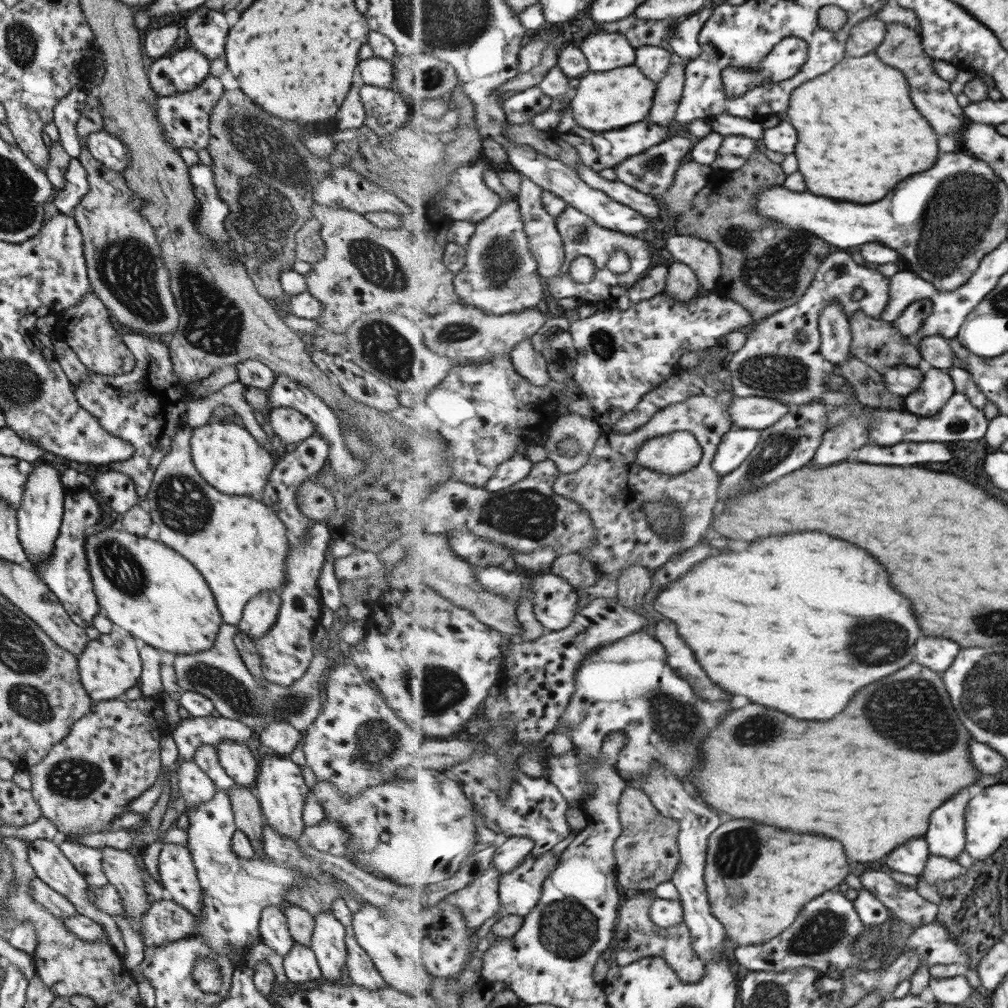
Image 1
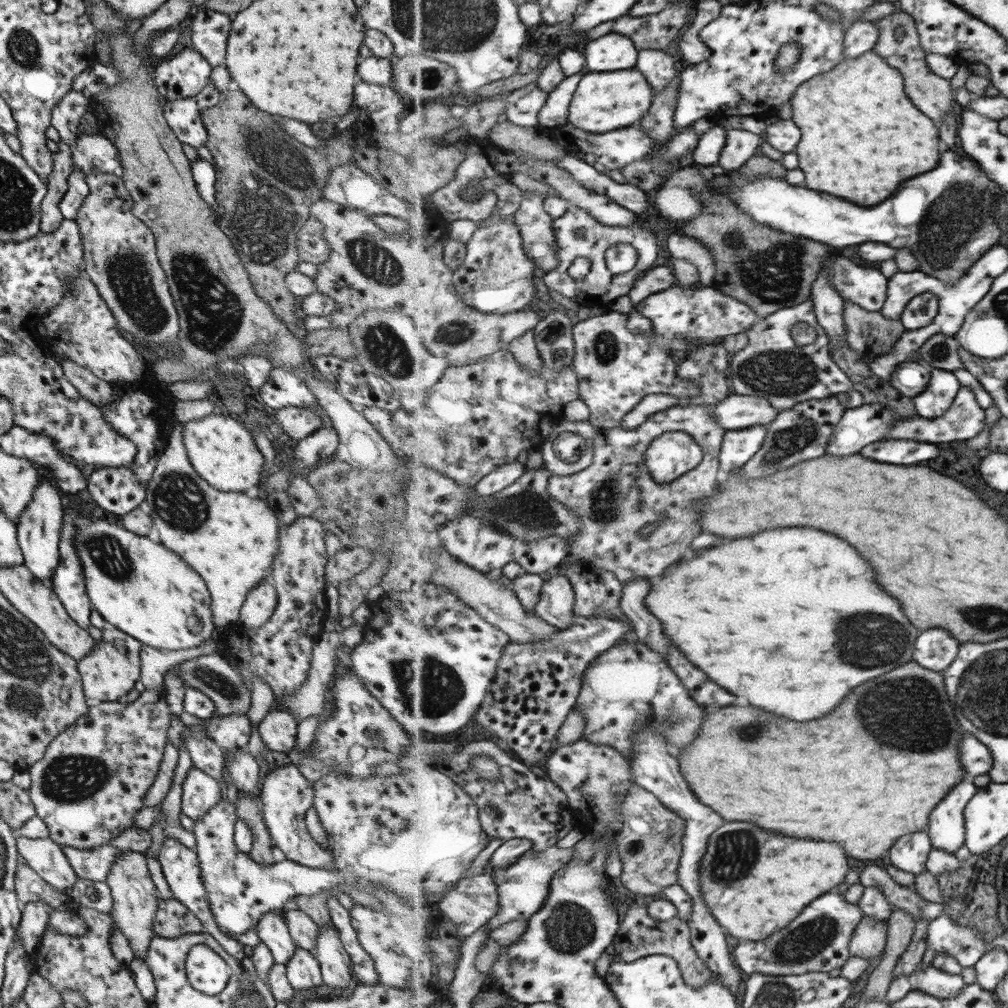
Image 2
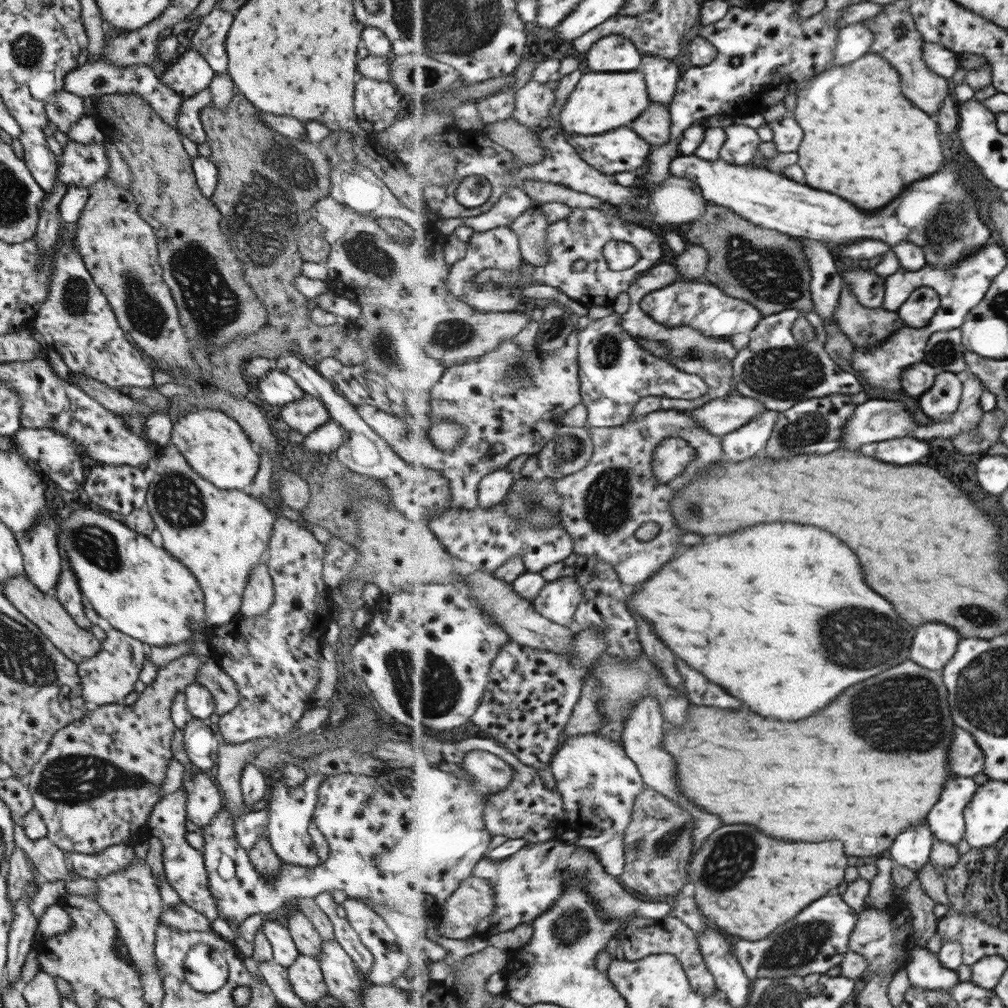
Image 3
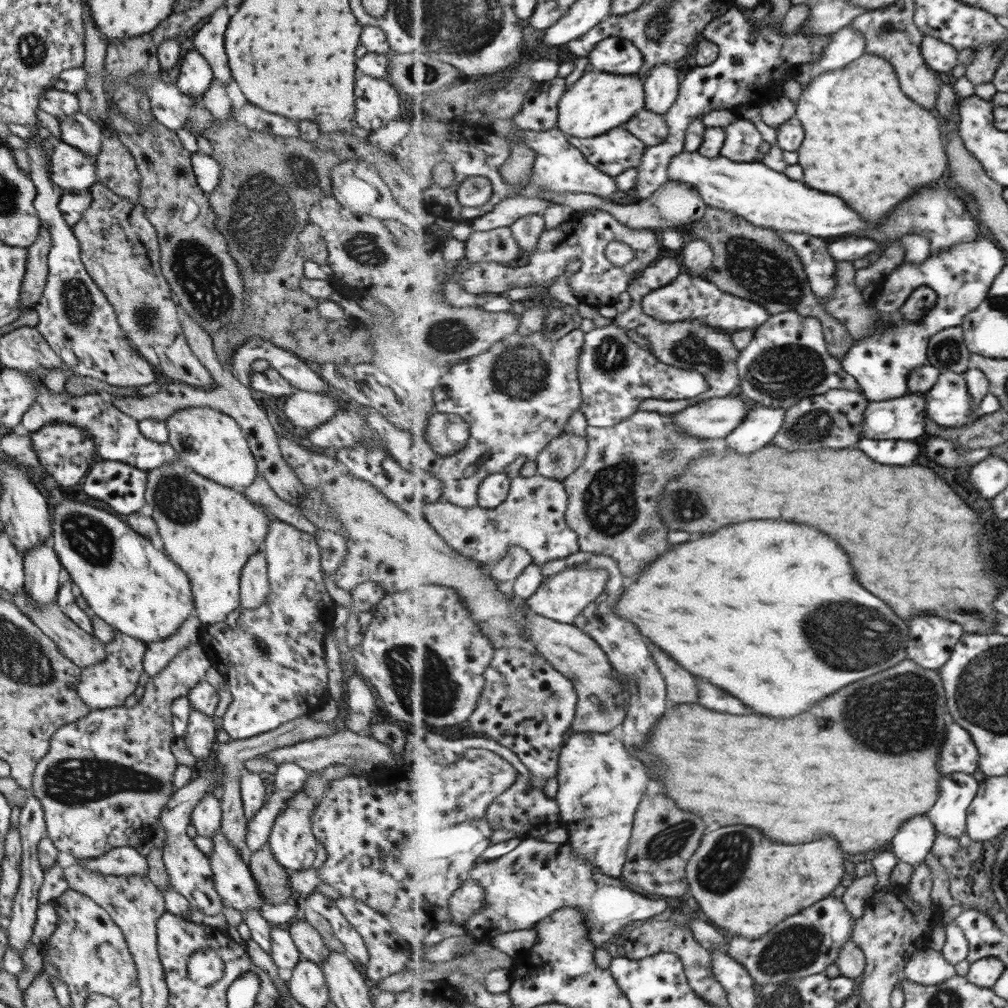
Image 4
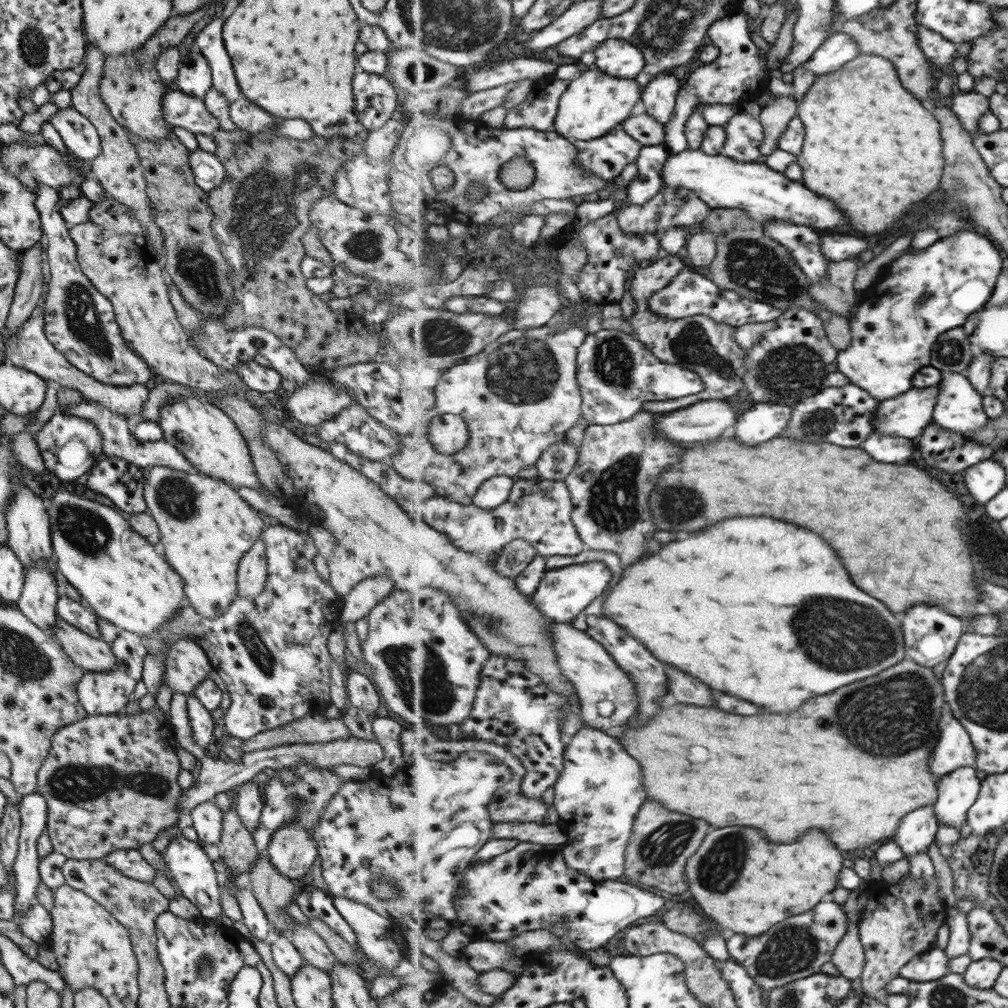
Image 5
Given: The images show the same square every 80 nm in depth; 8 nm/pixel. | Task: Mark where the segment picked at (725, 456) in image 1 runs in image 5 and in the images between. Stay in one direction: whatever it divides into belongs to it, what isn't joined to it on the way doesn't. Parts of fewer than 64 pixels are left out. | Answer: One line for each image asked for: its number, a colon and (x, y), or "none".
2: (740, 446)
3: (750, 440)
4: (760, 427)
5: (763, 421)

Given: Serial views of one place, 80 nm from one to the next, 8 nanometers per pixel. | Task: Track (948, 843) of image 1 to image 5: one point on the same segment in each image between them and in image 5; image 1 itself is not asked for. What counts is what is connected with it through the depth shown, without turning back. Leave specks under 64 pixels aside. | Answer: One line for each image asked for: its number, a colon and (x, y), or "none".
2: (947, 829)
3: (947, 821)
4: (958, 791)
5: (959, 791)

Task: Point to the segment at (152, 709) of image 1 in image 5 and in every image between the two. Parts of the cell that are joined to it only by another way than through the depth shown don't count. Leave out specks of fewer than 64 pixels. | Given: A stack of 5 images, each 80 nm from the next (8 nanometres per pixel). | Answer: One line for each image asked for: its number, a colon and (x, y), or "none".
2: (89, 785)
3: (96, 783)
4: (105, 778)
5: (109, 782)

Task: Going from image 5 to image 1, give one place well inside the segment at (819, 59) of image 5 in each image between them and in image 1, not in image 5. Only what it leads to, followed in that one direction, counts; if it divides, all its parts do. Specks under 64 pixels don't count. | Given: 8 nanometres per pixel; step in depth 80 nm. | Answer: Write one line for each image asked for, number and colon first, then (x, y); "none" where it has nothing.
1: (867, 36)
2: (863, 36)
3: (855, 40)
4: (847, 45)

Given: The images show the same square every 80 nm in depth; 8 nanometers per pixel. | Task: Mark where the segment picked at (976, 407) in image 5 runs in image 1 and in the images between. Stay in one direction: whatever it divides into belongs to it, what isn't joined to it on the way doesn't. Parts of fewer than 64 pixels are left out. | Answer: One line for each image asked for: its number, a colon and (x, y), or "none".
1: (937, 388)
2: (936, 400)
3: (941, 401)
4: (949, 403)

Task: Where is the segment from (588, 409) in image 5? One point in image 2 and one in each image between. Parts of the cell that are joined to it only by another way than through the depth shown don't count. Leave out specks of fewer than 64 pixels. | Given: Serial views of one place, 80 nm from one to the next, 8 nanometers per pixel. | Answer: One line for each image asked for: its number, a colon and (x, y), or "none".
2: (617, 367)
3: (616, 372)
4: (616, 375)

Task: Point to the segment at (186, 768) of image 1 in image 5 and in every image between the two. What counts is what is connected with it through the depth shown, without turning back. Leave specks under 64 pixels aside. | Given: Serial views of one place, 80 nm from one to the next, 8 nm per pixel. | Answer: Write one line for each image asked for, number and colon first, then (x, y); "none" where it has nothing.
2: (200, 792)
3: (203, 800)
4: (205, 817)
5: (206, 819)

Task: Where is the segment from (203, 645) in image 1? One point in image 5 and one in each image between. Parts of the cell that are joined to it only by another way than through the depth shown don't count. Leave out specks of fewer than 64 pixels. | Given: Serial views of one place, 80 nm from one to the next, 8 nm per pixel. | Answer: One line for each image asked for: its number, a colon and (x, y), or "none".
2: (143, 590)
3: (141, 591)
4: (131, 586)
5: (123, 580)

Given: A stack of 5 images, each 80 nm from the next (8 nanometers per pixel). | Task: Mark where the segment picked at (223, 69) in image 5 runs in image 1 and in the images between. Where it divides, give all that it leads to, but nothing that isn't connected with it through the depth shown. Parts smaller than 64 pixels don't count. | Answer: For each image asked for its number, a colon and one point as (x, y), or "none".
1: (206, 29)
2: (208, 28)
3: (207, 41)
4: (208, 41)

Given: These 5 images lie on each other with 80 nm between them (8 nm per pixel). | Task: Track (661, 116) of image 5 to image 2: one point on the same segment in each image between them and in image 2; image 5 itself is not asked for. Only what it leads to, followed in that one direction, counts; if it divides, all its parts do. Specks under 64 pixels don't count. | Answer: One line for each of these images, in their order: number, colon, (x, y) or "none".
2: (659, 67)
3: (663, 75)
4: (663, 84)

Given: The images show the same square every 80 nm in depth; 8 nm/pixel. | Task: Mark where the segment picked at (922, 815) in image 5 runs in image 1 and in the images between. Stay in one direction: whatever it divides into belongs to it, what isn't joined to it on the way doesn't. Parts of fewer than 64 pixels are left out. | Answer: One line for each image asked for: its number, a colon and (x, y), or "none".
1: (911, 858)
2: (911, 853)
3: (912, 849)
4: (914, 842)

